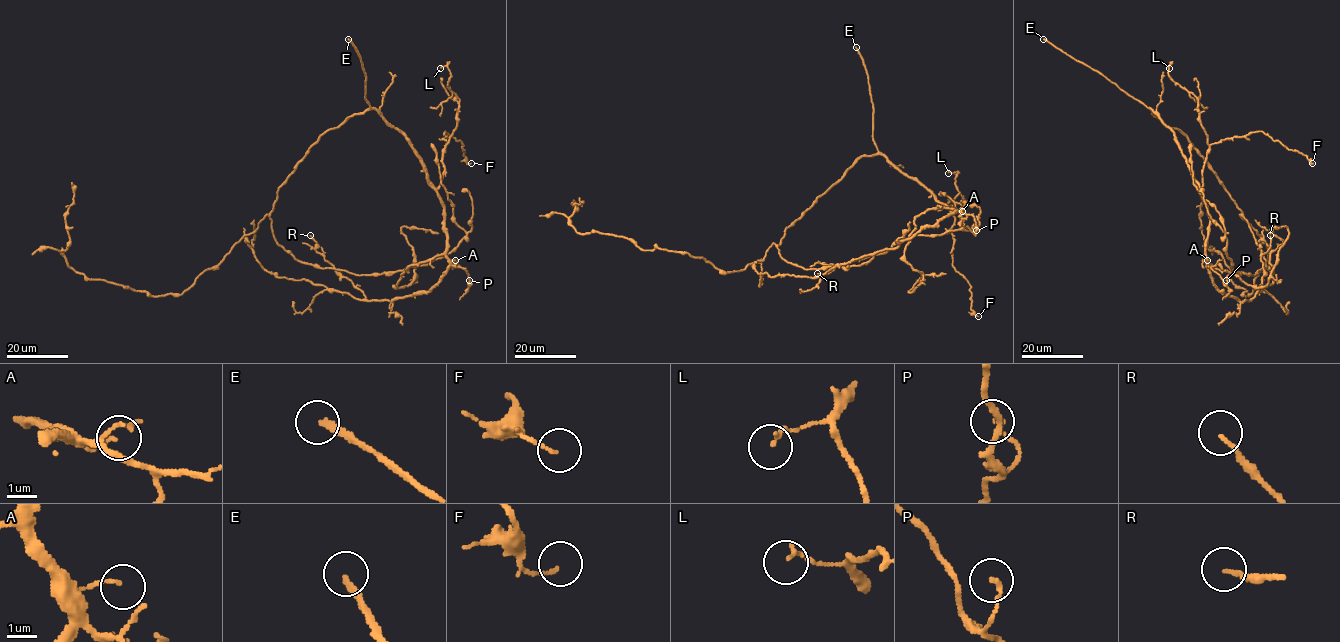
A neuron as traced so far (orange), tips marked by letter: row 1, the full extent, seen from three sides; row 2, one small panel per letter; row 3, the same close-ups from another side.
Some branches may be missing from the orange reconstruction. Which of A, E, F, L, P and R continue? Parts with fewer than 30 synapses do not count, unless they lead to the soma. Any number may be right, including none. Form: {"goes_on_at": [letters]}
{"goes_on_at": ["E"]}

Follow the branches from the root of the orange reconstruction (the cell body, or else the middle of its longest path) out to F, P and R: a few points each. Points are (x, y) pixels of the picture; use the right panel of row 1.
F: (1265, 260), (1262, 284), (1250, 300), (1226, 295), (1213, 282), (1201, 193), (1207, 150), (1263, 131), (1312, 163)
P: (1265, 260), (1262, 284), (1250, 300), (1241, 301), (1222, 293), (1213, 282), (1207, 266), (1225, 285), (1226, 280)
R: (1265, 260), (1262, 268), (1261, 256), (1270, 247), (1270, 235)

